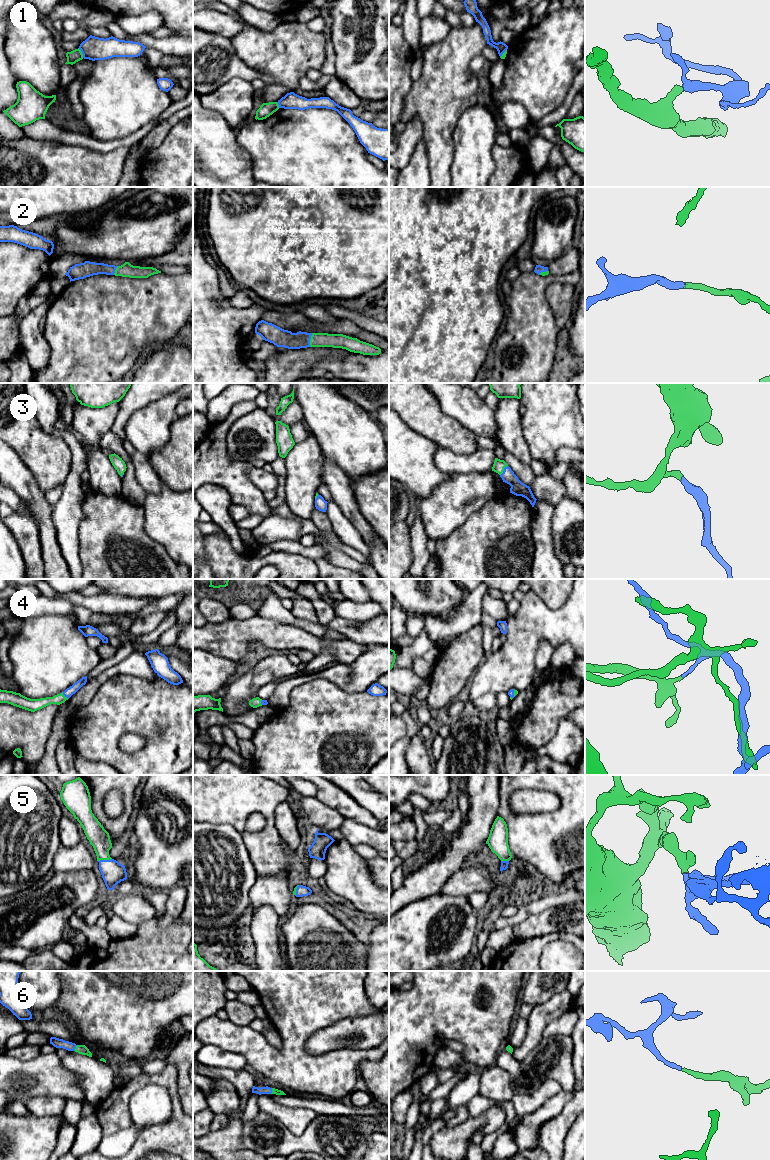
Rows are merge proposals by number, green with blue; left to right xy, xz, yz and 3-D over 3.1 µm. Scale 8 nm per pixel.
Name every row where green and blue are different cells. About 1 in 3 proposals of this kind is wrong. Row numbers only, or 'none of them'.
1

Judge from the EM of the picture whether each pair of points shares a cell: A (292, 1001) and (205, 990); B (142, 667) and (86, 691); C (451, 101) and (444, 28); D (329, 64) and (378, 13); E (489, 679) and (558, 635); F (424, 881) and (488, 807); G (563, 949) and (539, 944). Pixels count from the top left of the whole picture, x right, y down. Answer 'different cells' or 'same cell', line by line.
A: different cells
B: same cell
C: different cells
D: different cells
E: same cell
F: same cell
G: different cells

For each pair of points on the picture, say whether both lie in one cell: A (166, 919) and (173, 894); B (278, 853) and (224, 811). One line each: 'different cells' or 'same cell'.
A: same cell
B: same cell

